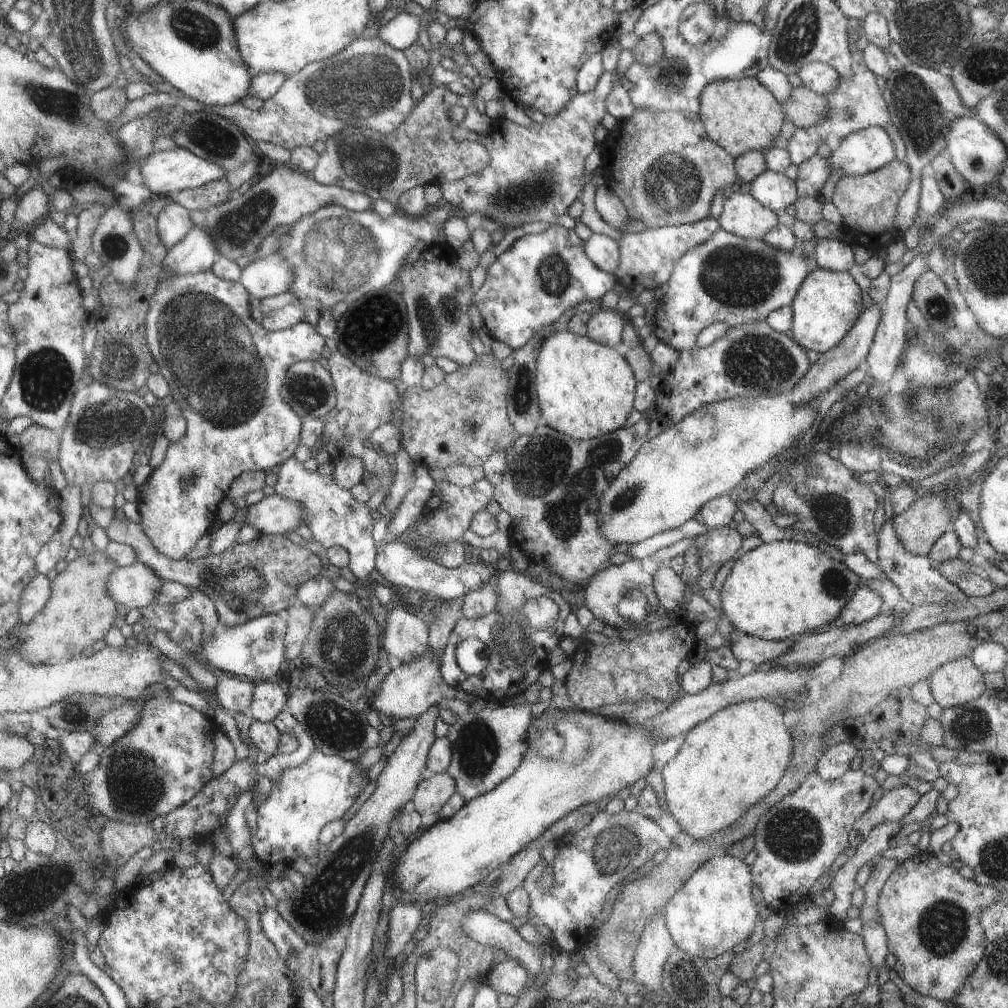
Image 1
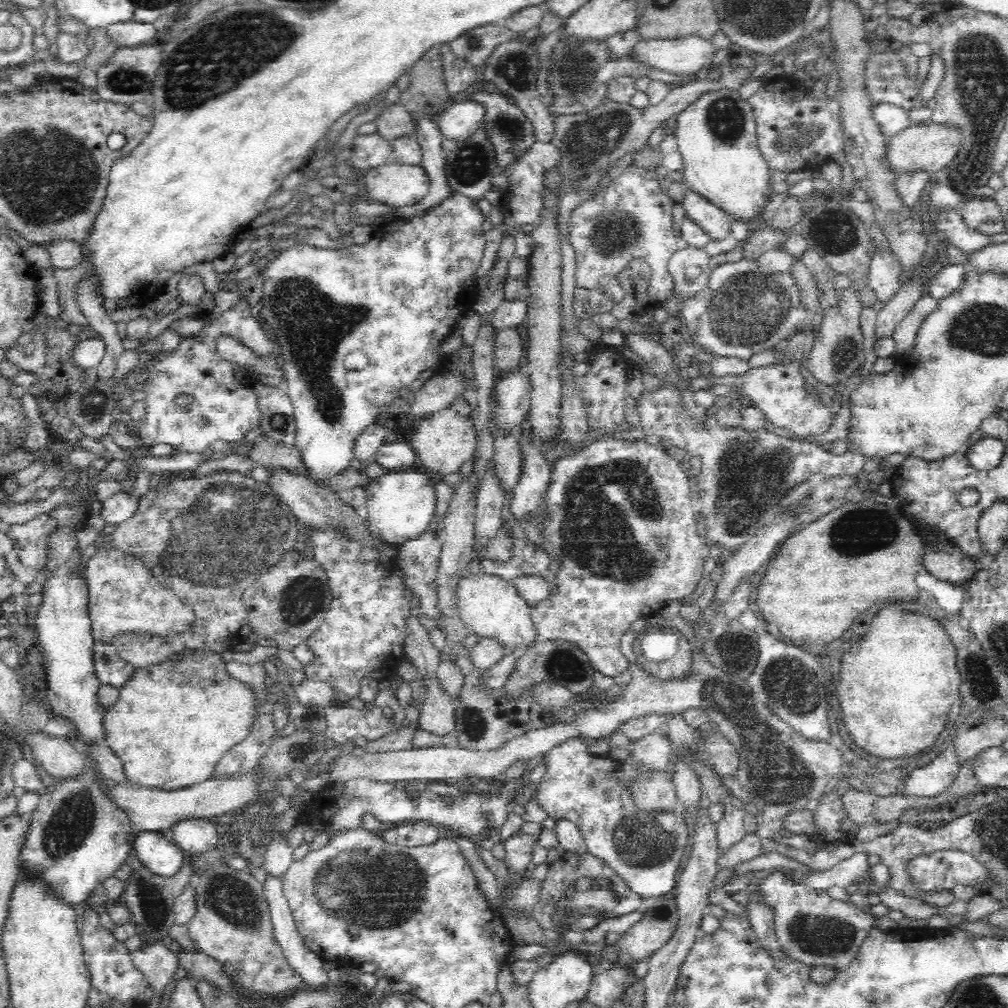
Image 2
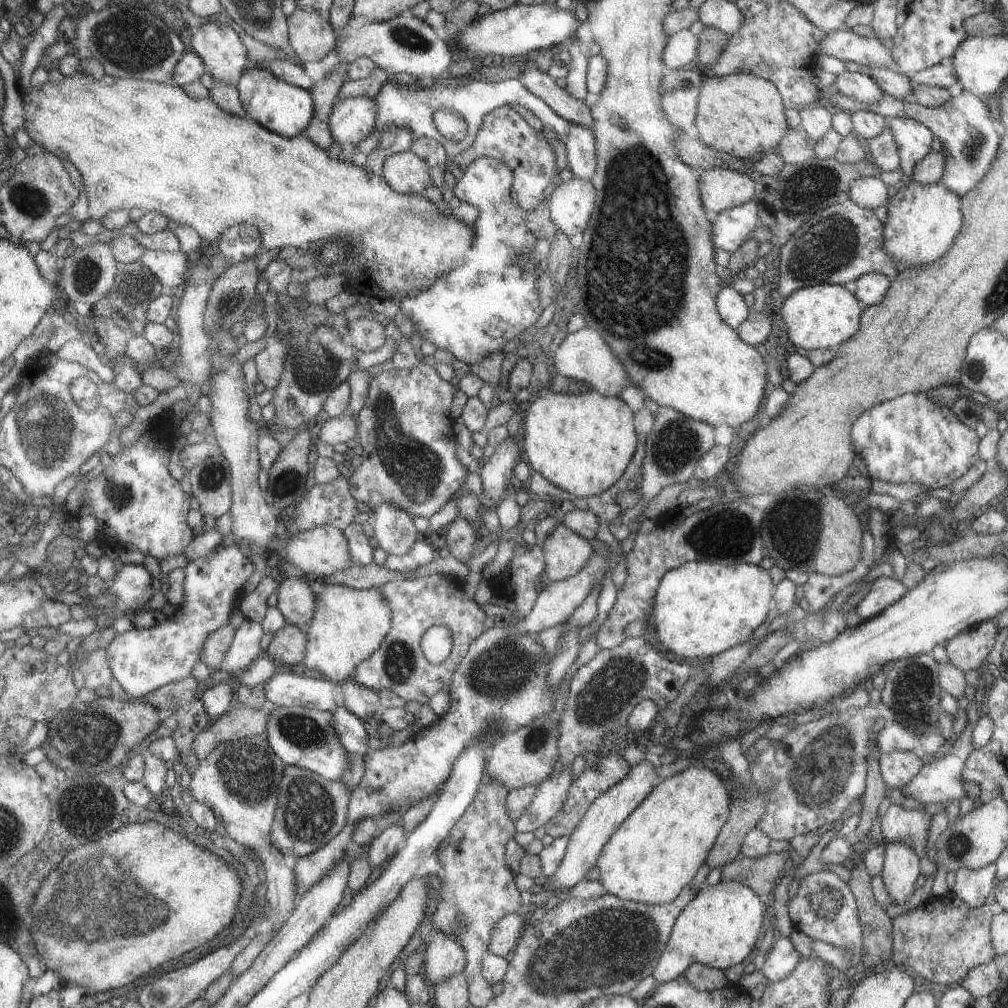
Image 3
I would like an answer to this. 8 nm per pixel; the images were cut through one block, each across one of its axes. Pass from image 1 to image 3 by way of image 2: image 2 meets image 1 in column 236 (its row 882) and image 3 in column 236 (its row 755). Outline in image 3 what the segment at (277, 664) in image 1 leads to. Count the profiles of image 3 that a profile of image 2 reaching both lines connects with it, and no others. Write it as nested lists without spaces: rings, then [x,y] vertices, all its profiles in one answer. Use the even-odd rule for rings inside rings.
[[[235,543],[226,548],[215,548],[206,556],[189,561],[184,568],[186,571],[184,606],[176,608],[175,613],[162,624],[149,629],[139,629],[134,626],[131,630],[115,636],[105,652],[112,676],[119,682],[125,693],[134,699],[141,699],[167,684],[179,682],[191,676],[193,668],[202,661],[201,650],[207,638],[221,626],[229,624],[231,612],[238,608],[242,599],[243,586],[255,570],[255,564],[246,555],[247,552]]]

